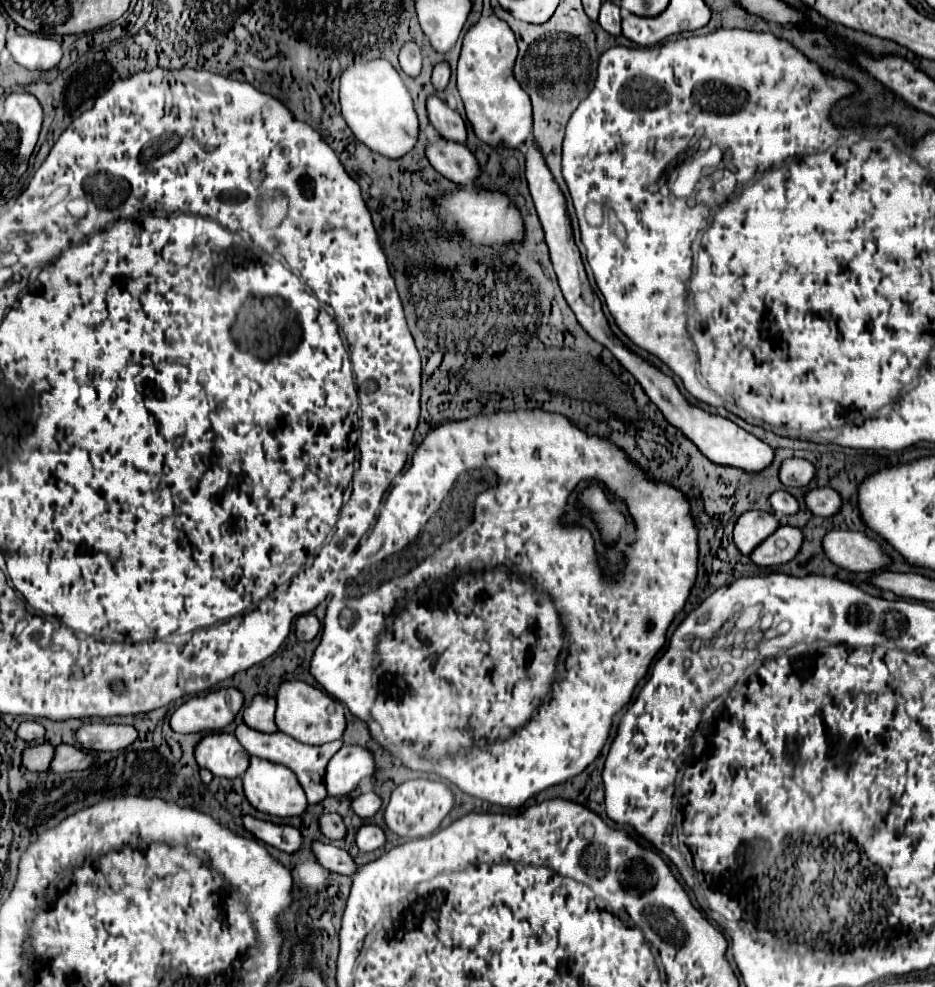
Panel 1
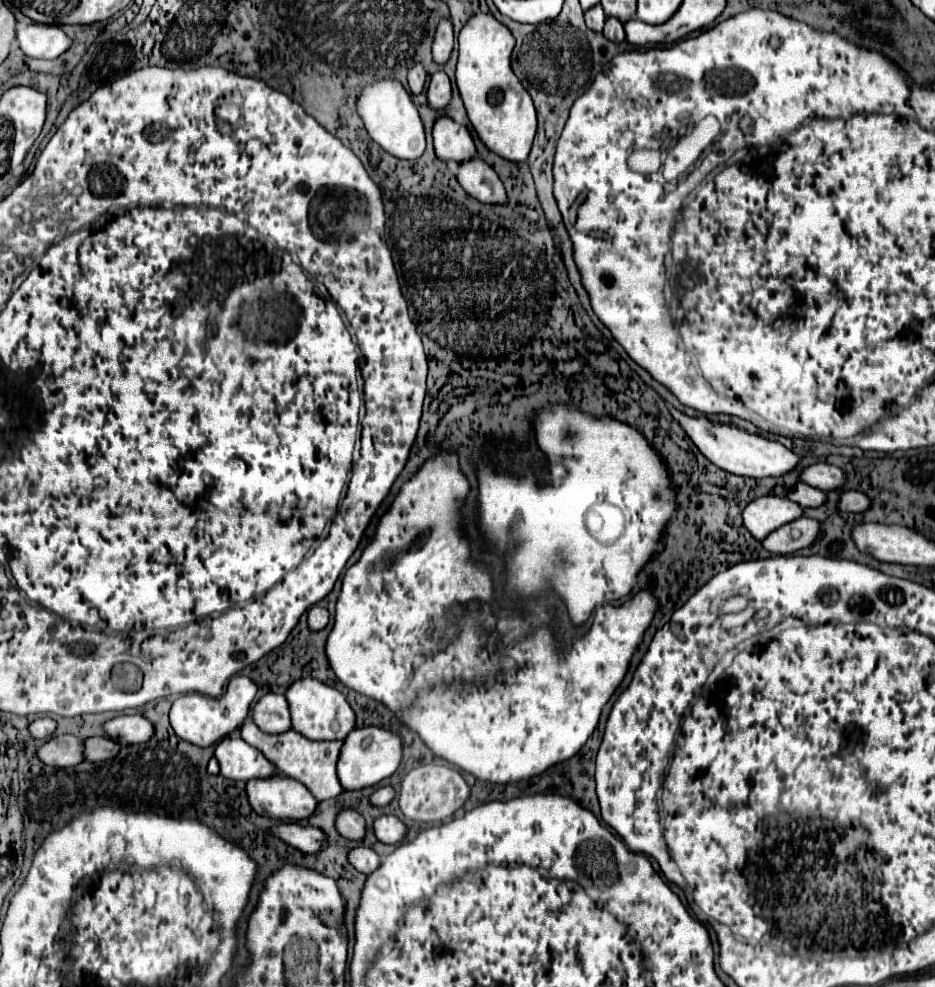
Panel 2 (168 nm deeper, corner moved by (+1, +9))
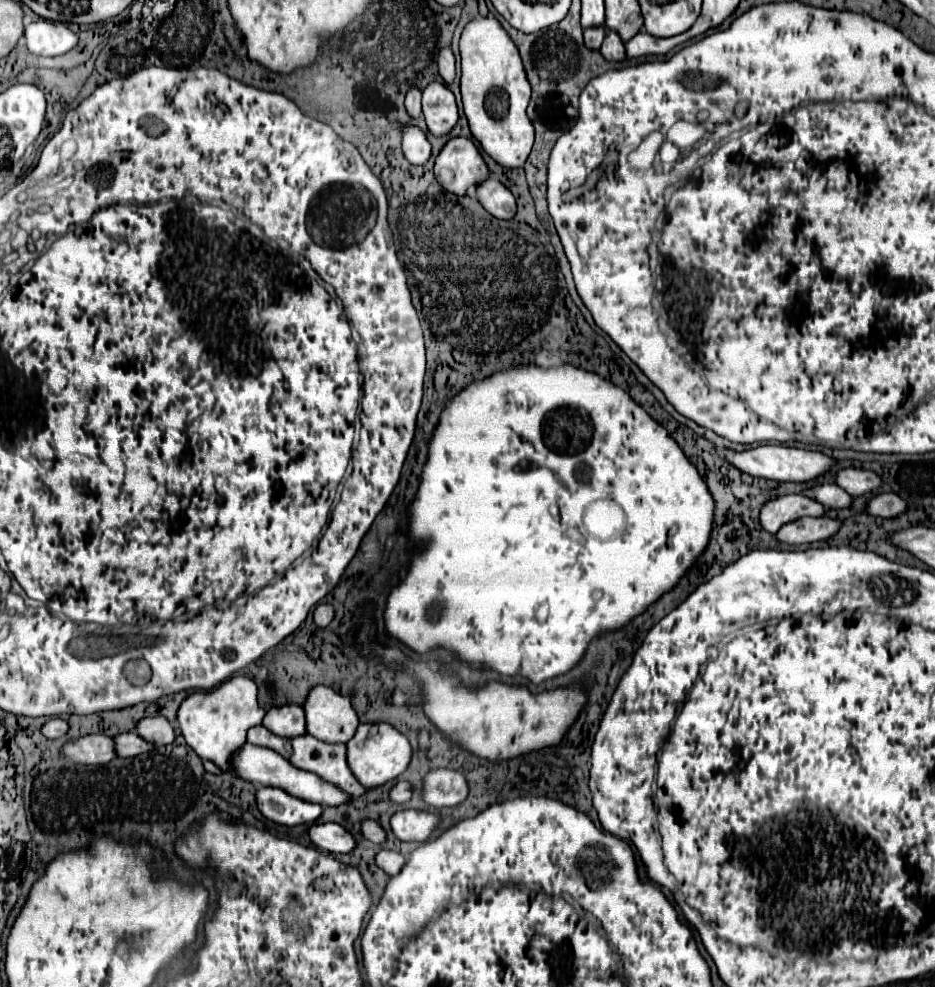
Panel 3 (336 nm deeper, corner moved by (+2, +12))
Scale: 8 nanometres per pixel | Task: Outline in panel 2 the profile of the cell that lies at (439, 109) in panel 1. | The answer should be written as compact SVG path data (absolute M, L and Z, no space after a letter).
M439 117L433 127L433 139L435 139L435 155L449 163L465 163L473 157L477 157L473 139L465 127L451 121L449 117Z

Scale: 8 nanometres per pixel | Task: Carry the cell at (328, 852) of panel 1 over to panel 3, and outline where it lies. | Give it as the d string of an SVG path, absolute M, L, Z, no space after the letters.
M380 850L376 856L374 856L374 862L378 868L382 868L386 874L394 876L398 872L398 868L404 864L404 856L398 854L398 852L392 852L392 850Z

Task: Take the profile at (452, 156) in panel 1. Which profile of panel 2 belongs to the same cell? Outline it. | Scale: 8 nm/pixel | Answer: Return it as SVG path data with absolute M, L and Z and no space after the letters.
M479 157L467 161L465 165L459 165L457 179L463 185L463 189L477 201L495 203L495 205L501 205L503 201L507 201L505 187L499 175Z

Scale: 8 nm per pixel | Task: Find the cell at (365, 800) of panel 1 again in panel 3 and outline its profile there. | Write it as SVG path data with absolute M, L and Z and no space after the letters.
M396 782L390 790L390 800L396 802L396 804L402 804L402 802L408 802L412 796L410 792L410 784L408 782Z

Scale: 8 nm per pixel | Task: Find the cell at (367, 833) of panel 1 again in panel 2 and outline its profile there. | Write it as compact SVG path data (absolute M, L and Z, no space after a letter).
M383 815L383 817L375 819L373 831L375 831L379 841L391 843L391 845L397 845L407 837L405 823L401 819L397 819L395 815Z

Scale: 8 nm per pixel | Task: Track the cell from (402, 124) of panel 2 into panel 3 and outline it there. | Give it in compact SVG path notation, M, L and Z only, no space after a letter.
M402 126L402 152L408 162L424 164L430 158L430 142L418 126Z

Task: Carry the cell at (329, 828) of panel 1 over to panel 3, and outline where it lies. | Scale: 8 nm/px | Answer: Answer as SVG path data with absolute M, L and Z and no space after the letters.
M362 820L360 822L360 832L362 832L364 838L368 838L374 844L382 844L386 840L386 832L374 820Z

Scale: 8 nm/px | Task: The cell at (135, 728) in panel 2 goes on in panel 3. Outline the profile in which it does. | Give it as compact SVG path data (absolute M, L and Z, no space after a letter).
M148 716L148 718L142 718L140 722L136 722L136 728L134 732L144 738L146 742L154 744L154 746L162 746L162 744L170 744L174 742L176 734L174 734L174 728L170 726L170 722L162 716Z

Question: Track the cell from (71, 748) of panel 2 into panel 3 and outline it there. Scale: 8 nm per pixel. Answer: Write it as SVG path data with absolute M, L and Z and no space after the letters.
M88 734L68 740L60 750L62 756L74 764L106 764L116 756L112 738L100 734Z

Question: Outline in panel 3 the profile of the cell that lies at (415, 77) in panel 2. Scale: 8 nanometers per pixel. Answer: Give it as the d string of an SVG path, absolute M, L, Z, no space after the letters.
M412 86L406 94L406 110L412 118L418 118L422 114L422 106L420 106L420 96L422 96L422 90L418 86Z

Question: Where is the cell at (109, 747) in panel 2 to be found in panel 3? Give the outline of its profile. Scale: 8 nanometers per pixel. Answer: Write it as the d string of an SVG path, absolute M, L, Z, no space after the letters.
M126 732L126 734L114 736L114 750L116 750L118 756L130 758L130 756L138 756L138 754L142 754L146 750L152 750L152 744L144 742L134 732Z

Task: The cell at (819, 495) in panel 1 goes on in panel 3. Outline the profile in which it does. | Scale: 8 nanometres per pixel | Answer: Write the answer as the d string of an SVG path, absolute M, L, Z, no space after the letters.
M876 494L868 500L866 512L872 516L882 516L882 518L892 518L898 516L906 510L906 502L898 494Z

